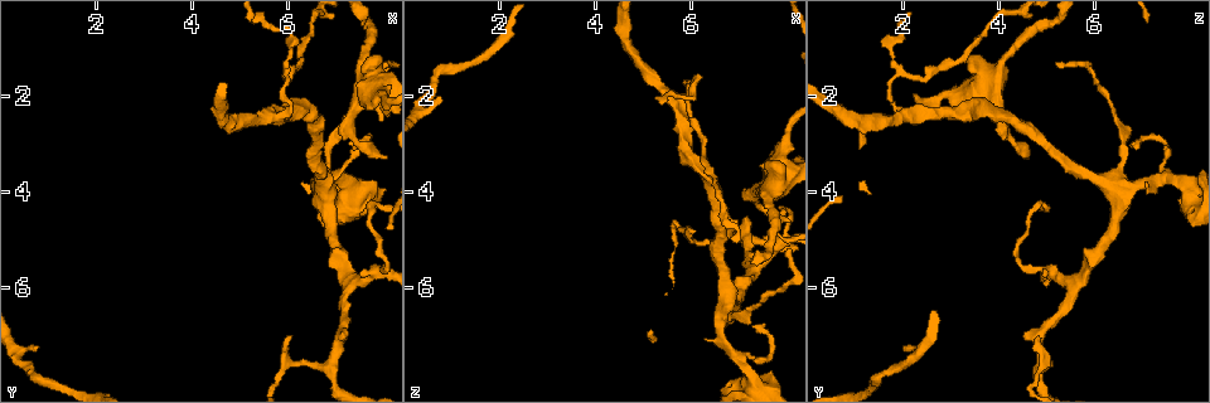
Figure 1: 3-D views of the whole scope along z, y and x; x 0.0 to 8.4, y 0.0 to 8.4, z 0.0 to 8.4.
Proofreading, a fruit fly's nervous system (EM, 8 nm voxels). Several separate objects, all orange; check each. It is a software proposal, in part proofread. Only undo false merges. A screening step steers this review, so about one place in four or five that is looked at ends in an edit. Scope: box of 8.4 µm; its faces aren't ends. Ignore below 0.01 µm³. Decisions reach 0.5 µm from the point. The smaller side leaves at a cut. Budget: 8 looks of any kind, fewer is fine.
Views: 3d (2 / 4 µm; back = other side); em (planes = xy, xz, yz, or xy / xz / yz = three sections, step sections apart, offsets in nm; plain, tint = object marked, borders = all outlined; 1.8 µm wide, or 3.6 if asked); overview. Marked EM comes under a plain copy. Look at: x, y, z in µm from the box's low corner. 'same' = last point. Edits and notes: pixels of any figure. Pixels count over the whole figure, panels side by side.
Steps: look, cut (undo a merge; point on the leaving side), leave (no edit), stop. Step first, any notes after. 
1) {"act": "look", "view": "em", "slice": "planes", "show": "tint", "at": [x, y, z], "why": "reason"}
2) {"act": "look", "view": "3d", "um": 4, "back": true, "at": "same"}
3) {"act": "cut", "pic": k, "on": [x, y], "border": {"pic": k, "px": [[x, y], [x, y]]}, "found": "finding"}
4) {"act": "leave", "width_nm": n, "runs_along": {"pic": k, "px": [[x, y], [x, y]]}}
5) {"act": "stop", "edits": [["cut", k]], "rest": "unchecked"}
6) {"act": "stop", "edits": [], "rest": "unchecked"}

{"act": "look", "view": "em", "um": 3.6, "slice": "xz", "step": 8, "show": "tint", "at": [7.60, 1.95, 3.90], "why": "thick turns thin"}

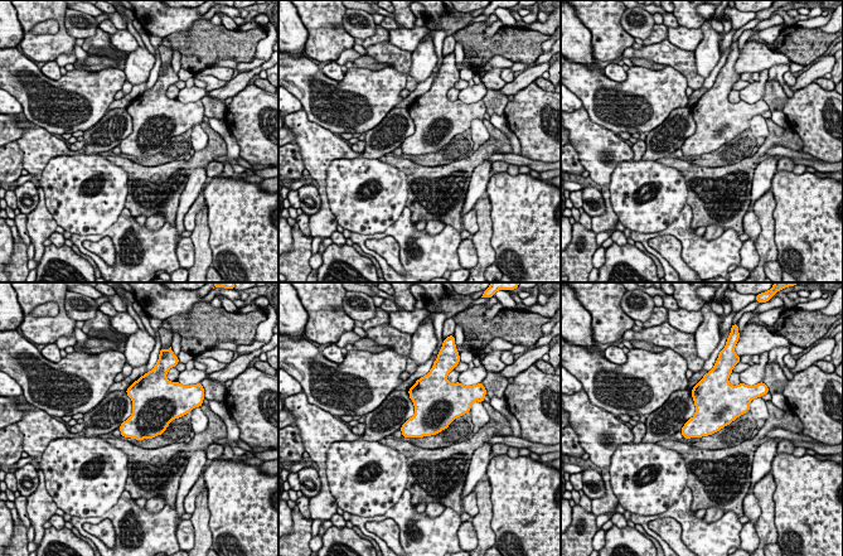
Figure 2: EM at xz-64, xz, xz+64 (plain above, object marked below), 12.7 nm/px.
{"act": "look", "view": "em", "um": 3.6, "slice": "xy", "step": 16, "show": "tint", "at": "same", "why": "cut it another way"}

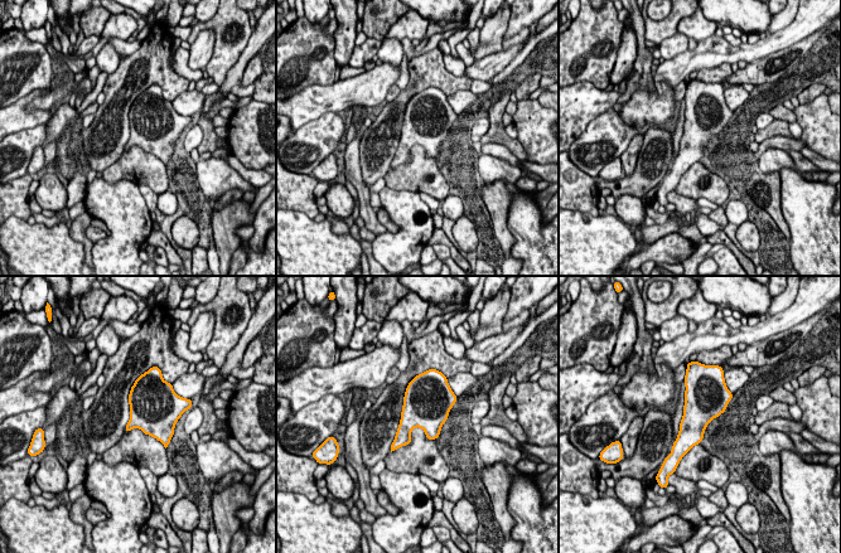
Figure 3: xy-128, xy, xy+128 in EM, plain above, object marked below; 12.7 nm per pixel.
{"act": "leave", "width_nm": 320, "found": "continuous, no second neuron"}

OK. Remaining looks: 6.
{"act": "look", "view": "3d", "um": 2, "at": [6.80, 7.70, 4.85]}

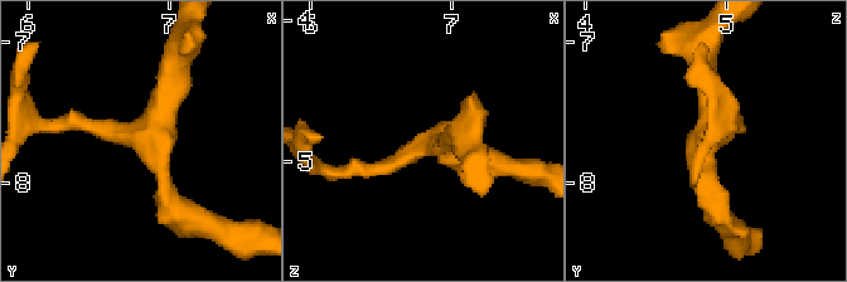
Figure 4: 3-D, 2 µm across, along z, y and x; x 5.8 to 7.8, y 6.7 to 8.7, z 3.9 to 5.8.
{"act": "look", "view": "em", "um": 3.6, "slice": "xy", "step": 16, "show": "tint", "at": [6.82, 7.64, 4.86], "arms": 3}

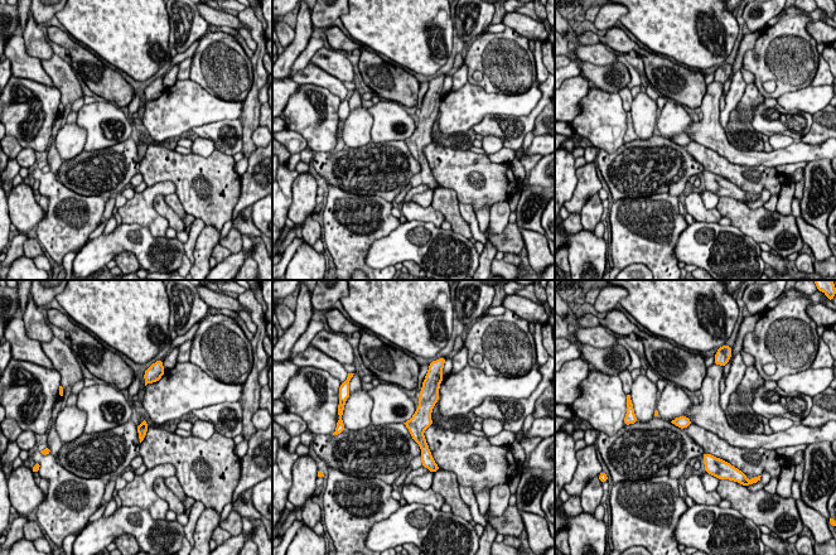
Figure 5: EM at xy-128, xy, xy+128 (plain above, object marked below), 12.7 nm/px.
{"act": "look", "view": "em", "um": 3.6, "slice": "xz", "step": 4, "show": "tint", "at": "same", "why": "another direction"}

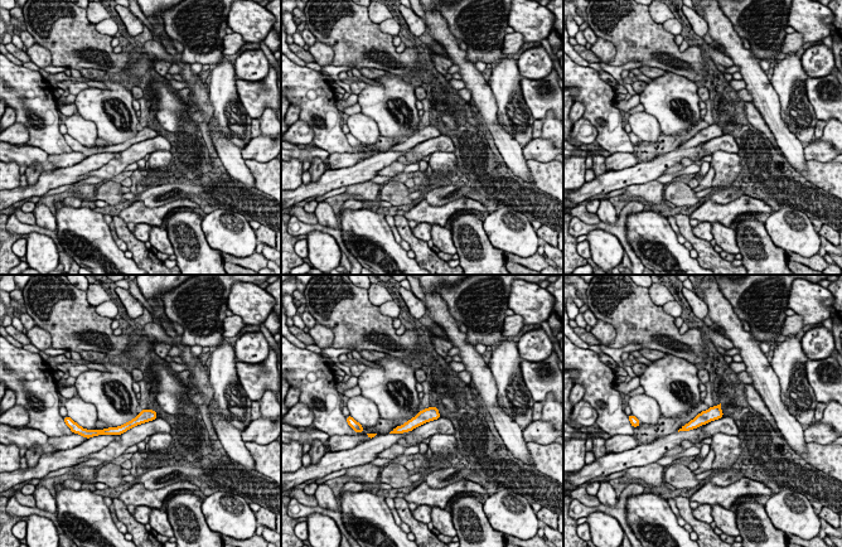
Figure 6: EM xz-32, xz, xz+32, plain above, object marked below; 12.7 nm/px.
{"act": "leave", "runs_along": {"pic": 6, "px": [[153, 415], [109, 431]]}, "found": "all the same neuron"}

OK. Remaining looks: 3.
{"act": "look", "view": "em", "slice": "xy", "step": 8, "show": "tint", "at": [8.00, 5.65, 5.00], "why": "sudden change in width"}

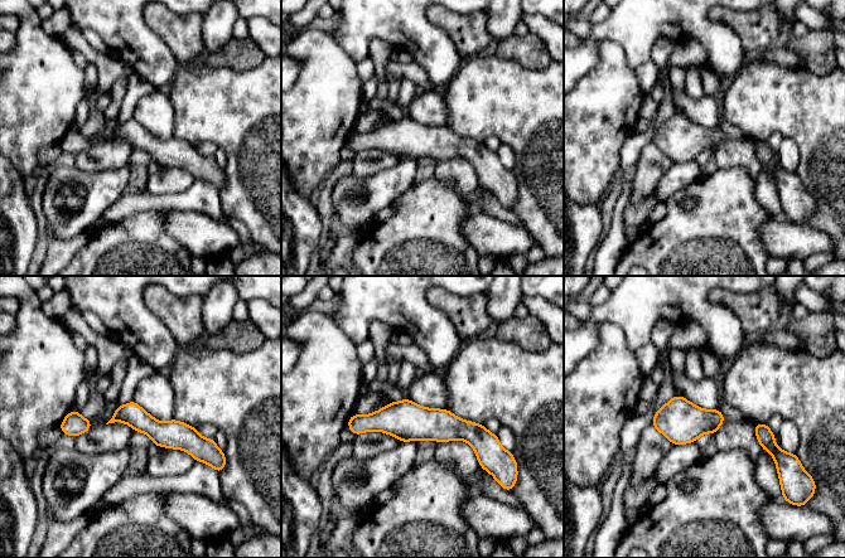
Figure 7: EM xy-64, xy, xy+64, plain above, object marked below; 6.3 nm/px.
{"act": "leave", "width_nm": 150, "runs_along": {"pic": 7, "px": [[351, 423], [433, 423], [493, 444]]}, "found": "all the same neuron"}

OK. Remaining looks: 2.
{"act": "stop", "edits": [], "rest": "unchecked"}

